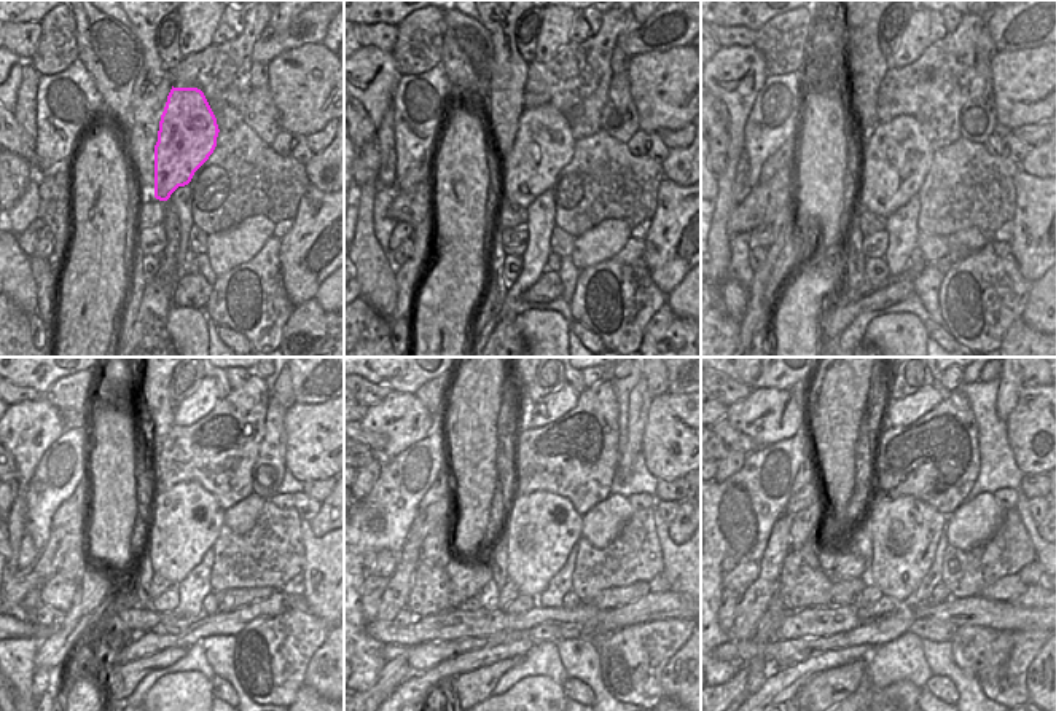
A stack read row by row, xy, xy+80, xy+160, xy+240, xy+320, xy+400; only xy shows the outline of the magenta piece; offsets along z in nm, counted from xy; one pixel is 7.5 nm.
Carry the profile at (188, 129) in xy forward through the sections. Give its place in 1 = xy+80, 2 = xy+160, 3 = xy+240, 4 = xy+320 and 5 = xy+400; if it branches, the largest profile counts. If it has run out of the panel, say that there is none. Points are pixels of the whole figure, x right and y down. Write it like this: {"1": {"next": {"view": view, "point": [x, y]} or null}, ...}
{"1": {"next": {"view": "xy+80", "point": [543, 144]}}, "2": {"next": {"view": "xy+160", "point": [895, 157]}}, "3": {"next": {"view": "xy+240", "point": [185, 522]}}, "4": {"next": {"view": "xy+320", "point": [542, 528]}}, "5": {"next": {"view": "xy+400", "point": [905, 531]}}}

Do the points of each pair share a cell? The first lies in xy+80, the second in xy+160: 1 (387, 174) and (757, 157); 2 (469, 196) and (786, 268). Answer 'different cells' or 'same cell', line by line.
1: different cells
2: different cells

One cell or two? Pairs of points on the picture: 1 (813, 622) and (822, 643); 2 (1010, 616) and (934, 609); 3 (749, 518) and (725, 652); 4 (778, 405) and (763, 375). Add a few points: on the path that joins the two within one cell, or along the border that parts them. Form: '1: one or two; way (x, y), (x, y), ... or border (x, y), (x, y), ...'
1: two; border (856, 627), (832, 635), (805, 635), (782, 641)
2: one; way (991, 614), (953, 611)
3: two; border (731, 638), (717, 648)
4: two; border (806, 386), (795, 396), (774, 388), (752, 391)

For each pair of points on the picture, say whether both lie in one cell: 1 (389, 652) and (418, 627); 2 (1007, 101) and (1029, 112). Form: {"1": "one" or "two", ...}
{"1": "two", "2": "one"}

